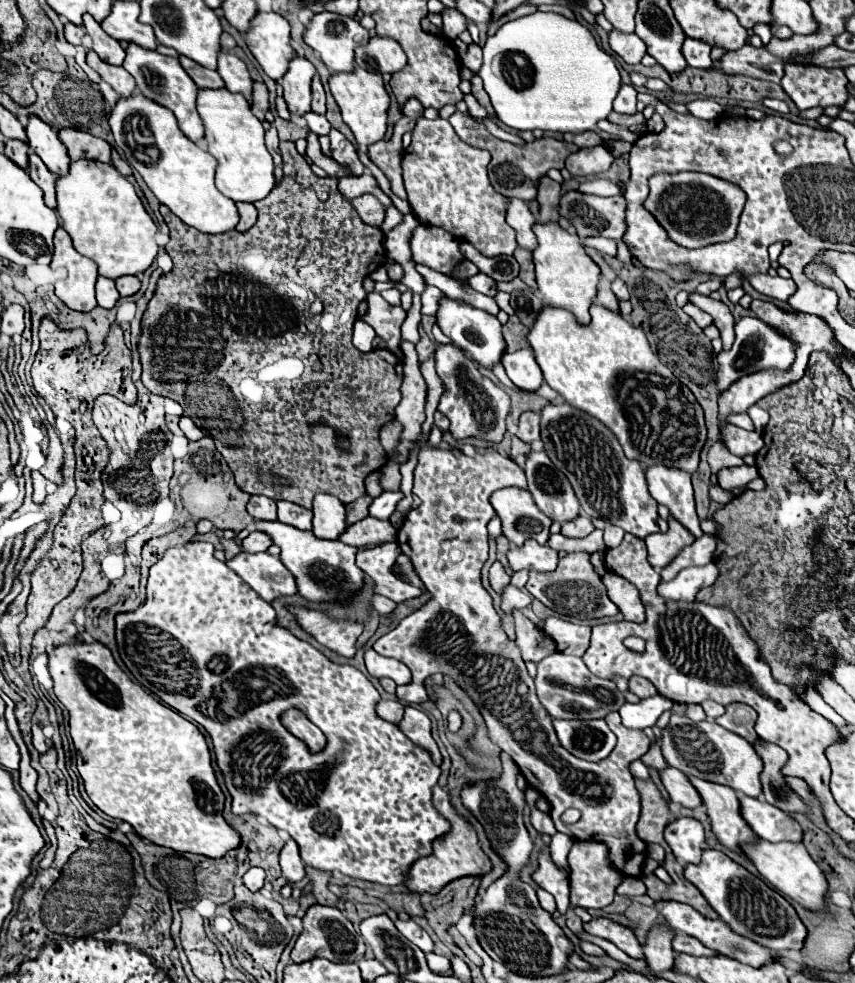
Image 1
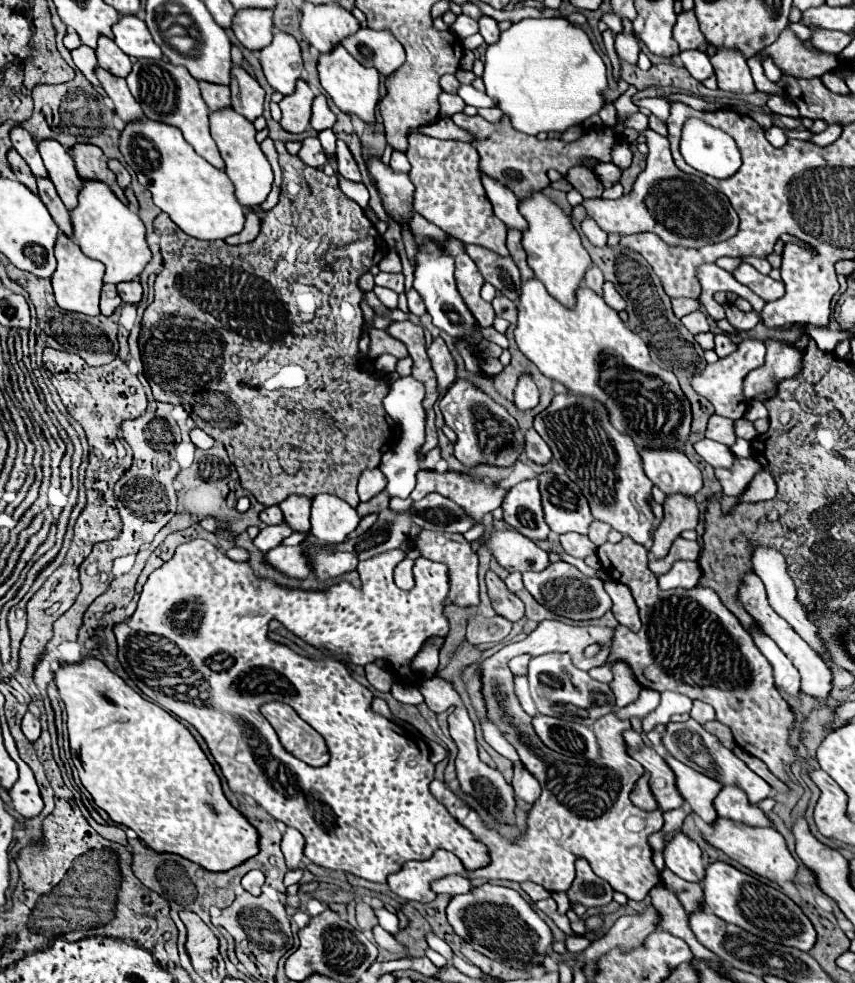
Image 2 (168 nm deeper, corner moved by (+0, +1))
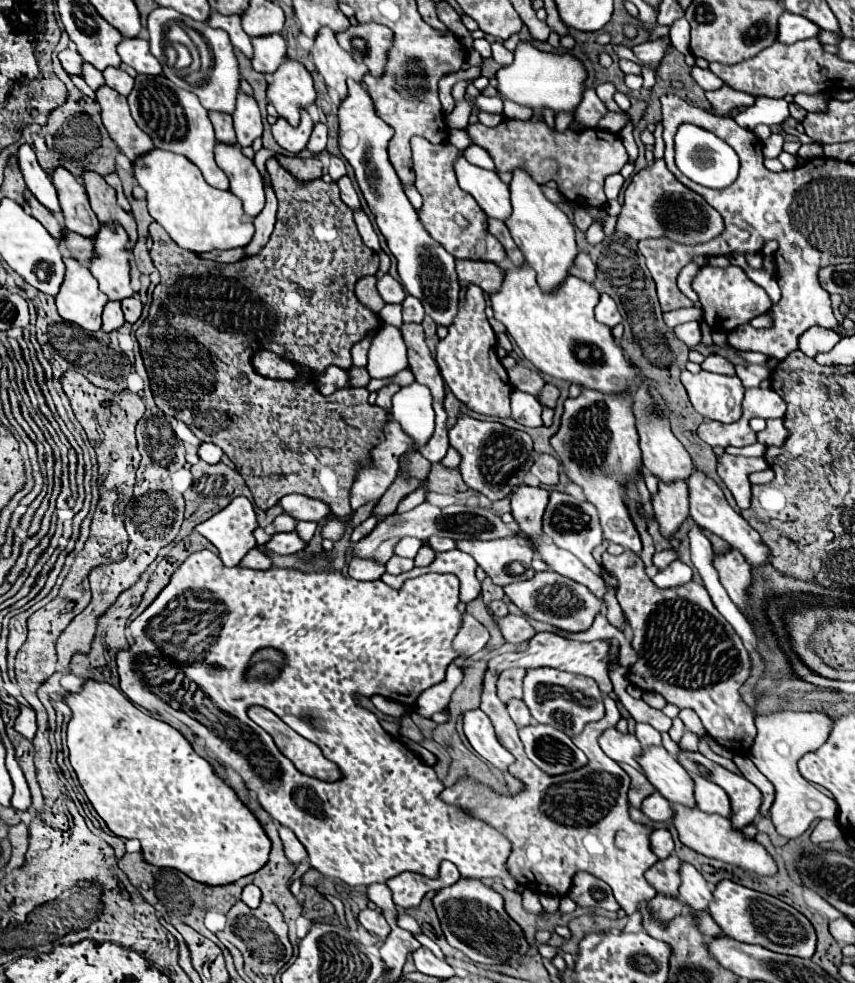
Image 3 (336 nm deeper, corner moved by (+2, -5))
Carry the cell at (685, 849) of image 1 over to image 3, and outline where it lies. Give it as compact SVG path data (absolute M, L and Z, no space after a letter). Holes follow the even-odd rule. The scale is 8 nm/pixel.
M682 863L678 871L682 883L680 883L680 897L684 903L688 903L692 909L708 909L708 903L712 899L712 891L702 877L702 873L690 865Z

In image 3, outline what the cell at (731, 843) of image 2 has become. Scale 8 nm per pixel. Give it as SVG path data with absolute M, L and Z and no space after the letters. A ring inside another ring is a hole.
M674 805L674 811L676 811L674 827L678 829L680 841L686 847L694 849L696 853L702 853L712 859L720 859L724 863L752 871L756 875L776 875L778 873L776 859L766 851L766 847L760 845L756 839L748 839L742 831L734 829L730 819L722 815L706 815L698 809L688 809L688 807L678 807L678 805Z

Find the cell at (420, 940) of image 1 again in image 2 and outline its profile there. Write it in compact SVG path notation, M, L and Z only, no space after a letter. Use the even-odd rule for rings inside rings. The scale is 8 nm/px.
M374 909L374 915L378 917L378 925L386 929L388 933L398 933L398 917L396 913L390 913L388 909Z

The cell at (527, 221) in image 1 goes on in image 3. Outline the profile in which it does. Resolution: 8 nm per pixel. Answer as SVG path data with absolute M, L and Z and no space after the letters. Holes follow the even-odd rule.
M464 157L456 161L458 183L464 191L468 191L480 205L480 209L494 219L506 221L512 213L510 209L510 189L496 175L496 171L488 171L468 163Z

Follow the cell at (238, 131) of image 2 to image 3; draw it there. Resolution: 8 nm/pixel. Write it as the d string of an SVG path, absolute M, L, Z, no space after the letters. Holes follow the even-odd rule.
M216 143L214 155L218 167L230 179L230 191L242 201L246 215L256 217L264 209L264 183L254 161L236 143Z

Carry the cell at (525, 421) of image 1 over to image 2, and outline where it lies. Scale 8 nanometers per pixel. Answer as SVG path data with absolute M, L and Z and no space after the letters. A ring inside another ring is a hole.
M534 429L526 431L526 455L528 455L530 461L534 461L538 465L546 465L552 459L550 447L546 445L546 441Z

